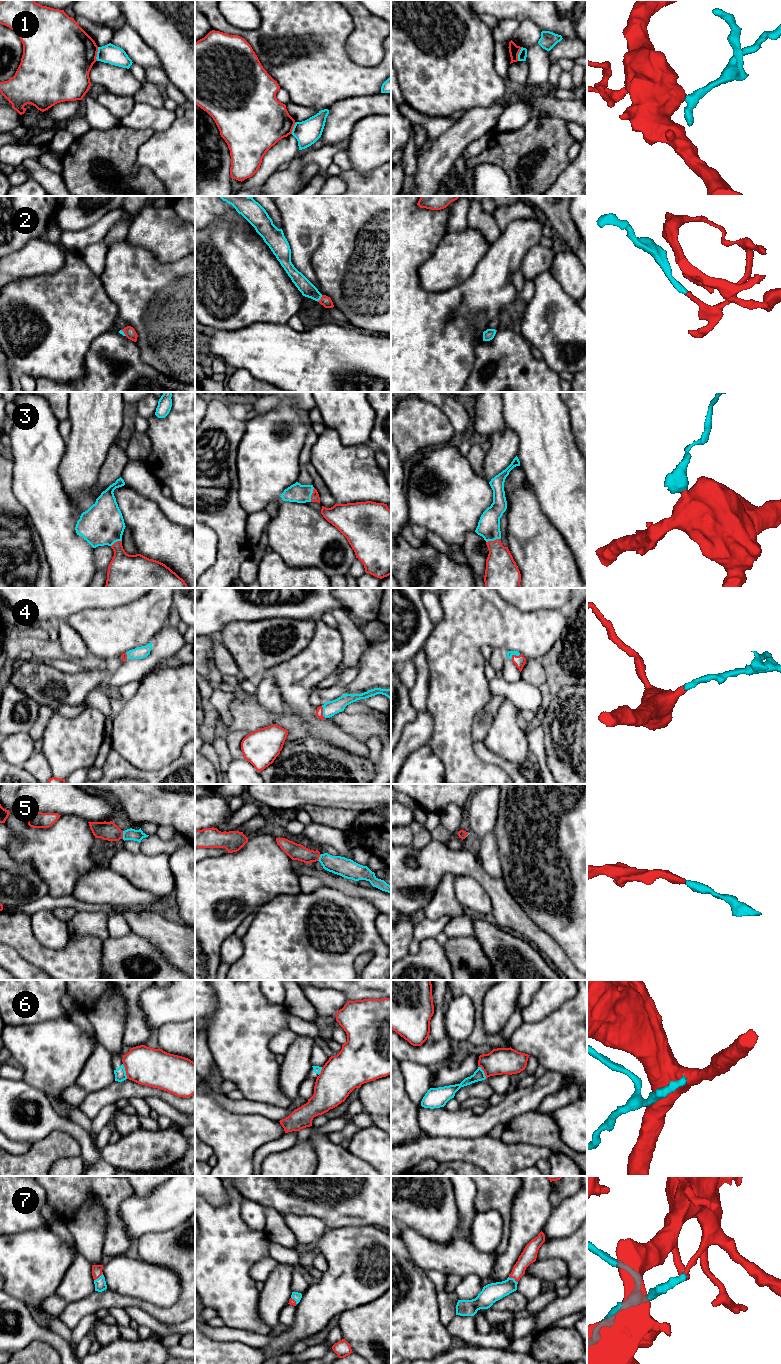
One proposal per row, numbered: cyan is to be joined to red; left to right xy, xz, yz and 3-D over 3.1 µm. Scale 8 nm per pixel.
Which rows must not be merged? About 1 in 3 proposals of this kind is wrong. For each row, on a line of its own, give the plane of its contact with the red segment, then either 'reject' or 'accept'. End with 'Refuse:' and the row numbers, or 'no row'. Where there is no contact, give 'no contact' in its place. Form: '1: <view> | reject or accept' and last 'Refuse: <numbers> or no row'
1: xy | reject
2: xz | accept
3: xz | accept
4: xz | accept
5: xy | accept
6: xy | reject
7: yz | accept
Refuse: 1, 6

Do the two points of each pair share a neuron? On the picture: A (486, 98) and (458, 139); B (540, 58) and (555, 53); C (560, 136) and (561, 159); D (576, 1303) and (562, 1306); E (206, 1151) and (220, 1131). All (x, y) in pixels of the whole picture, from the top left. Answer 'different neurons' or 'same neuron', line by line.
A: different neurons
B: different neurons
C: same neuron
D: same neuron
E: different neurons

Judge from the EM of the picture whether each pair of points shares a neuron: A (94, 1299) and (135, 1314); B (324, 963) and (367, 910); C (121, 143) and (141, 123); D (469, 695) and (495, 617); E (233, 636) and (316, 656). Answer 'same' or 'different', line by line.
A: different
B: same
C: different
D: same
E: different

